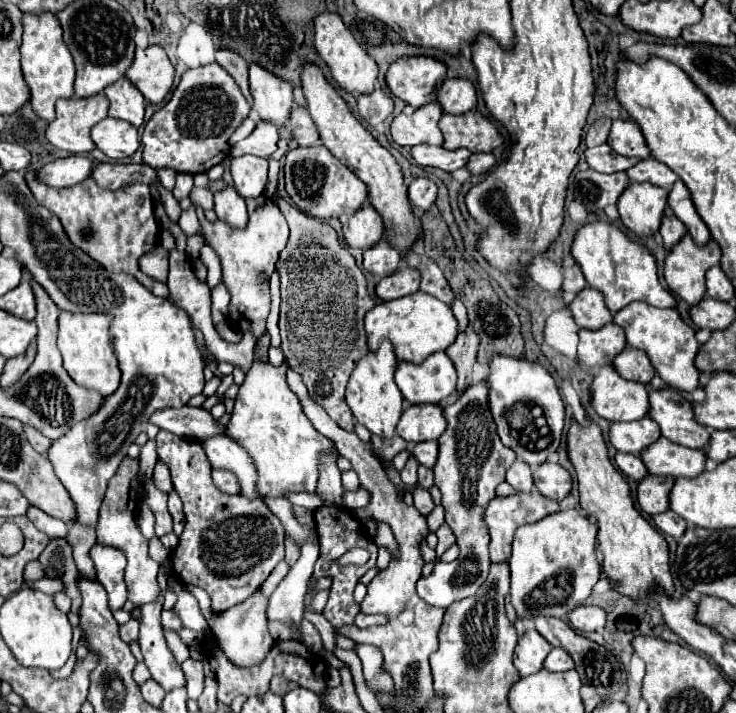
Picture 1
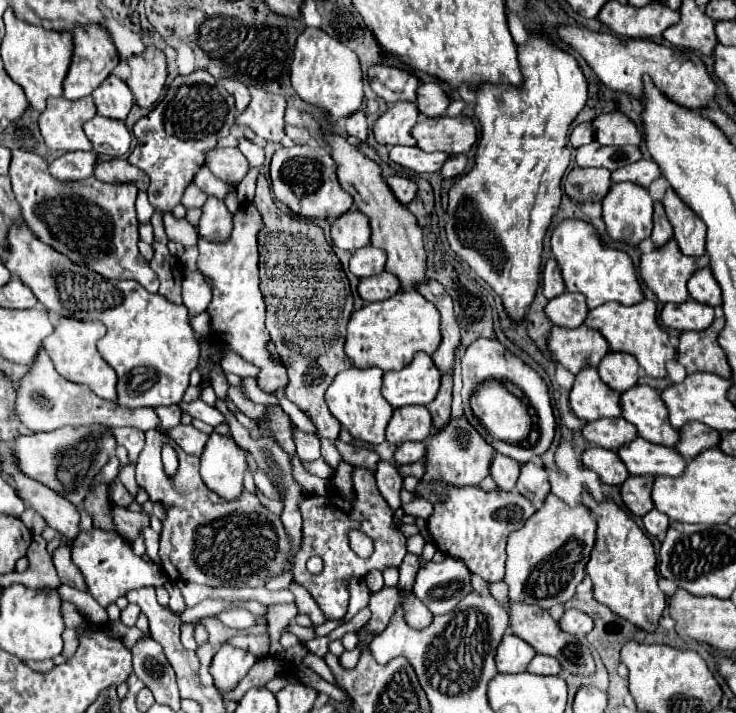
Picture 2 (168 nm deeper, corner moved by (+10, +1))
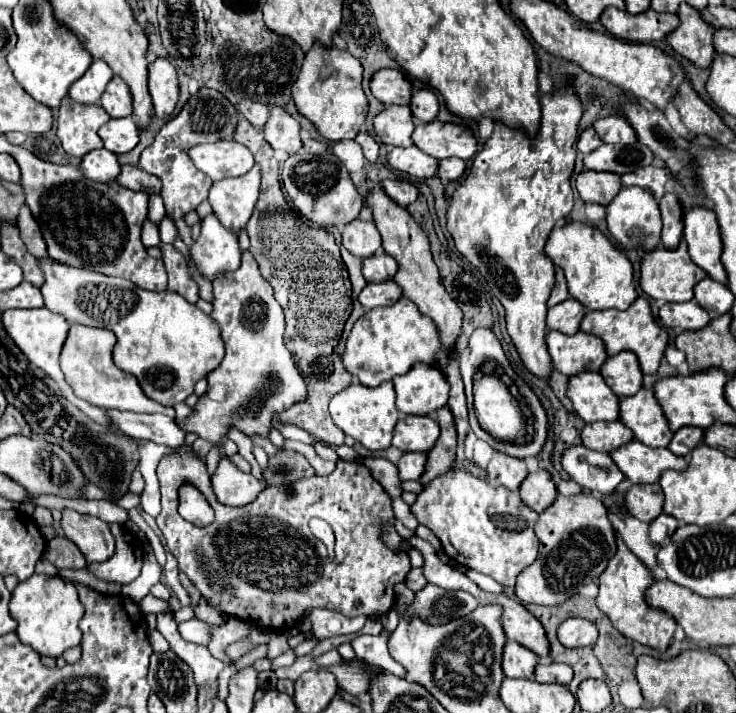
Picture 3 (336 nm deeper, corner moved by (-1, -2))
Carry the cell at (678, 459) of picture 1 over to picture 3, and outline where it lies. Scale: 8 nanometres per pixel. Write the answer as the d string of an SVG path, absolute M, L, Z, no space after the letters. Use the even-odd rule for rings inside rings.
M630 441L628 445L610 453L616 467L632 483L656 483L666 469L684 471L688 465L684 457L674 455L668 449L652 449L640 441Z

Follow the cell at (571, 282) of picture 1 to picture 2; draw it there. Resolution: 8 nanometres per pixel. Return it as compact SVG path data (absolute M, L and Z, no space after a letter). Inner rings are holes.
M549 258L543 268L543 294L545 298L555 298L565 292L565 282L561 278L561 270L557 266L555 258Z

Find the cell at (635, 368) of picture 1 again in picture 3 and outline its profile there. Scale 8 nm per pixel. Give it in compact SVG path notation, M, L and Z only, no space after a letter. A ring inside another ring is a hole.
M620 351L604 361L600 369L606 385L618 395L634 395L642 385L642 371L632 351Z

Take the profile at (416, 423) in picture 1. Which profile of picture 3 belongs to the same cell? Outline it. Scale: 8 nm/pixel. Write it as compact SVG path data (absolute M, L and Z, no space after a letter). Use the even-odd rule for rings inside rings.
M406 415L396 423L392 445L402 451L420 451L428 453L440 437L440 427L436 419L424 415Z

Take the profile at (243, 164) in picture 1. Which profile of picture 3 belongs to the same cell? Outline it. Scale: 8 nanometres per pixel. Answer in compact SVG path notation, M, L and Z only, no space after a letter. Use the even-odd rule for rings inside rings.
M236 141L198 143L188 151L194 165L212 181L246 175L254 167L252 153Z

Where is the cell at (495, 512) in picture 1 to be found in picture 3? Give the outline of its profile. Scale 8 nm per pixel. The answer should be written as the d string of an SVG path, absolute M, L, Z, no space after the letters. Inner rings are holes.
M452 469L452 471L444 473L444 477L436 477L434 481L428 483L426 489L422 489L416 503L410 505L410 511L418 519L420 525L428 527L440 539L442 549L446 551L446 555L450 559L454 559L456 563L460 563L464 567L476 569L484 575L490 575L504 587L514 587L516 577L528 565L532 565L538 557L538 537L534 533L534 523L536 523L538 515L522 503L518 493L512 493L510 489L504 489L496 483L478 479L472 473Z

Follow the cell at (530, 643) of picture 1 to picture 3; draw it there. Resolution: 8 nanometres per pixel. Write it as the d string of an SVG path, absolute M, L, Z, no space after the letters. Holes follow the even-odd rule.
M506 641L504 645L504 655L502 655L502 671L506 677L524 677L532 679L534 677L534 667L536 667L536 655L522 645L514 641Z

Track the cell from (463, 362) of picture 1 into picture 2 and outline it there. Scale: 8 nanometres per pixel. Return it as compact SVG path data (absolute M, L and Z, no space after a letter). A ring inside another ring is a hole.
M443 374L441 388L439 388L435 400L427 406L433 416L433 432L437 432L441 426L445 426L451 416L451 390L453 390L453 378L449 378L449 374Z

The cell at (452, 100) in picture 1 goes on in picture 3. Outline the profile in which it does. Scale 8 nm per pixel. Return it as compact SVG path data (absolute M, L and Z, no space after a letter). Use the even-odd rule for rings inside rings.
M418 89L414 91L412 95L412 101L410 101L410 109L412 109L412 115L420 121L432 121L436 119L438 115L438 99L434 95L434 91L430 89Z

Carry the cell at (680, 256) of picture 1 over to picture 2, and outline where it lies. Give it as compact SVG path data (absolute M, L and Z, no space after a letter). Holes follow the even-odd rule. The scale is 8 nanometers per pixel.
M669 240L665 246L641 256L641 278L663 304L685 302L689 298L687 280L695 270L705 266L709 266L707 254L697 258L685 256L677 242Z

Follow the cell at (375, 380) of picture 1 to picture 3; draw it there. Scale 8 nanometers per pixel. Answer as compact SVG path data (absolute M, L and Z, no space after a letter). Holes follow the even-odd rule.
M352 383L344 391L340 391L330 401L330 417L332 421L354 441L362 443L370 451L382 451L390 447L392 431L398 421L398 409L394 405L394 387L392 383L384 383L376 389L364 387L360 383Z

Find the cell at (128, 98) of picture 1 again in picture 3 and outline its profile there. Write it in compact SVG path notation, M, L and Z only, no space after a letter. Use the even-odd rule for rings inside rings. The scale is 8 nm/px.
M118 75L112 77L110 85L106 87L106 91L100 99L100 105L106 109L106 113L110 117L128 117L128 115L132 115L130 89Z

